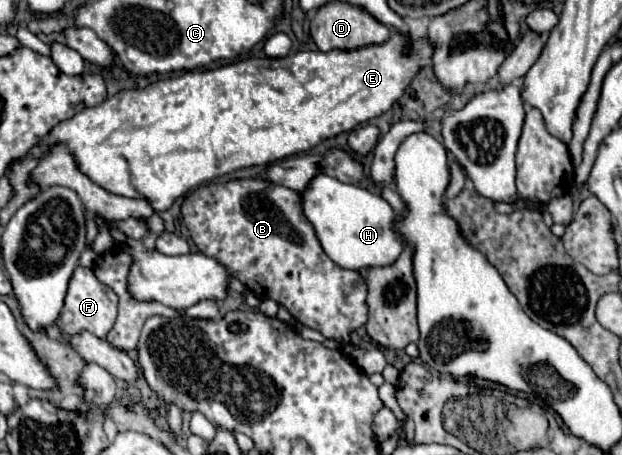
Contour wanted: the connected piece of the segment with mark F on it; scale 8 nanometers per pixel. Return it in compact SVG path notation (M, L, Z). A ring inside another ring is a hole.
M77 266L71 280L69 280L69 290L65 296L65 306L59 314L61 318L55 320L55 324L59 326L59 330L67 336L77 336L77 332L93 332L93 336L105 340L105 336L109 334L109 328L113 328L115 320L117 320L117 294L101 284L91 268L83 268Z

